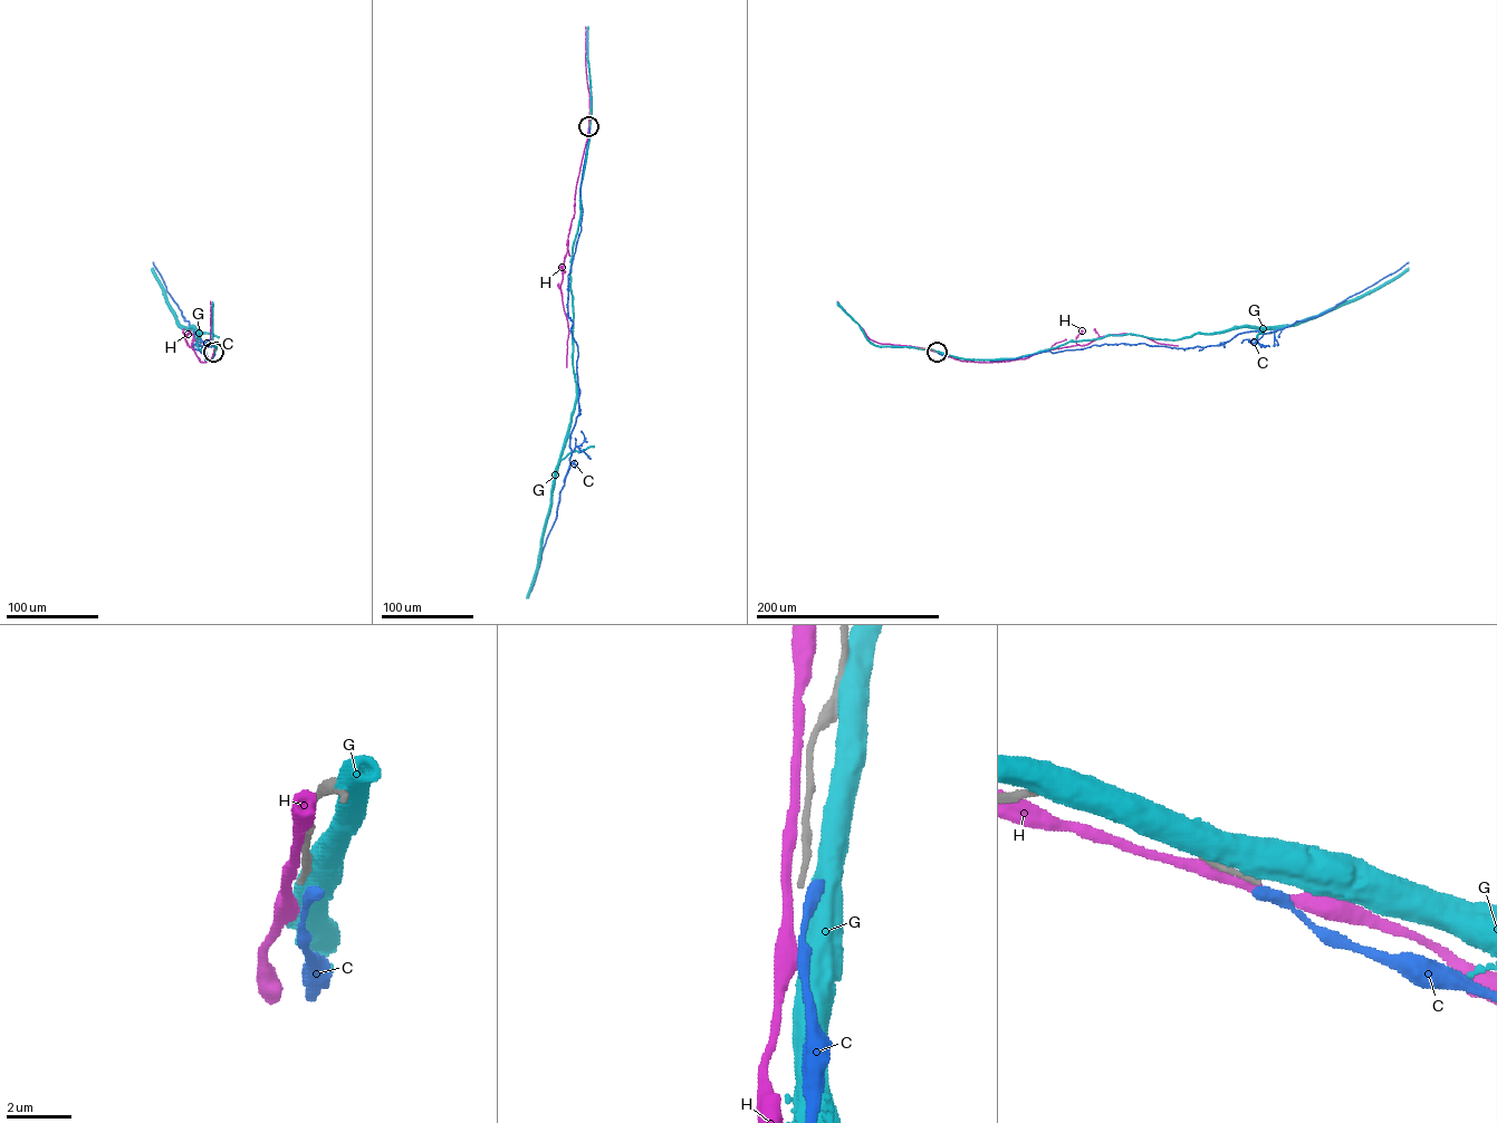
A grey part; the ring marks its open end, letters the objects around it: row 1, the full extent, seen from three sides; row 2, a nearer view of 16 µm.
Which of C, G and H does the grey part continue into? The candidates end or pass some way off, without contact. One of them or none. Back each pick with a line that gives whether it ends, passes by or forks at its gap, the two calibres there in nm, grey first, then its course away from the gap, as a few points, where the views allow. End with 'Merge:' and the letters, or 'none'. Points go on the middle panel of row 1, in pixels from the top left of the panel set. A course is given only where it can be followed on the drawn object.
Merge: none

